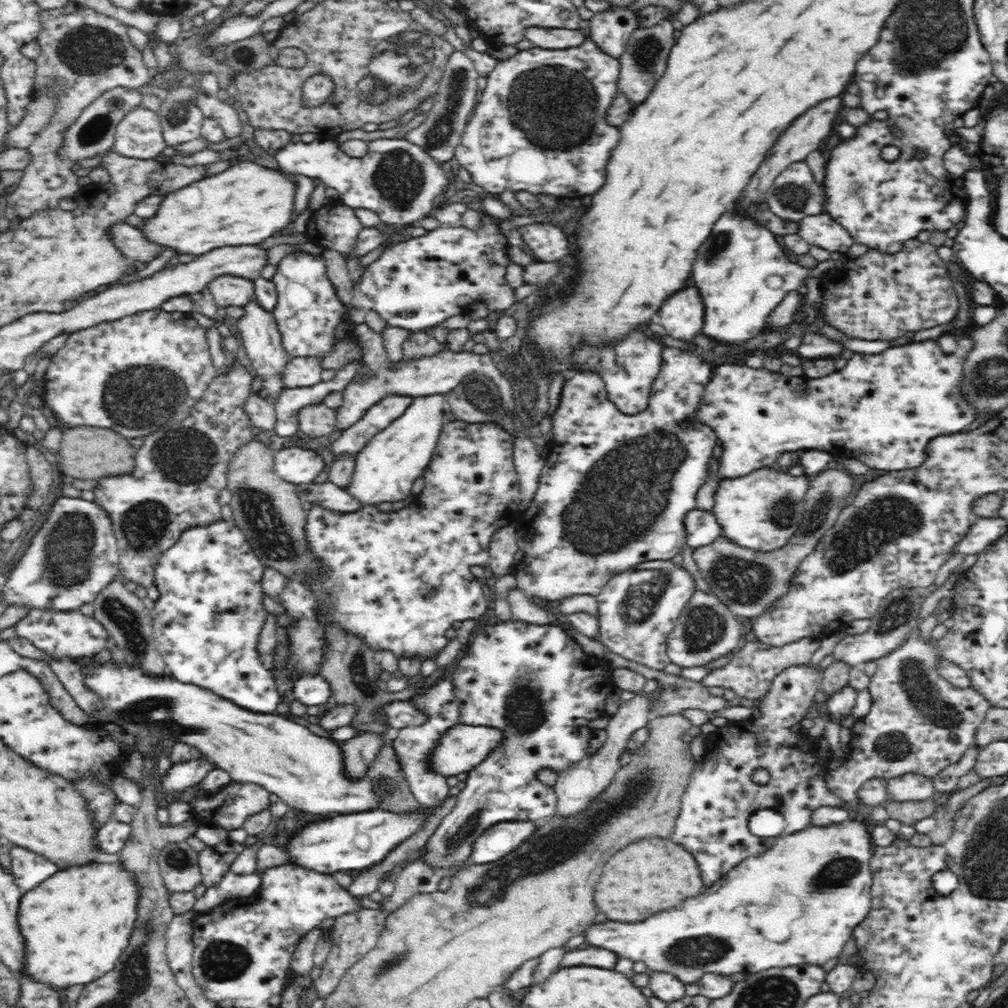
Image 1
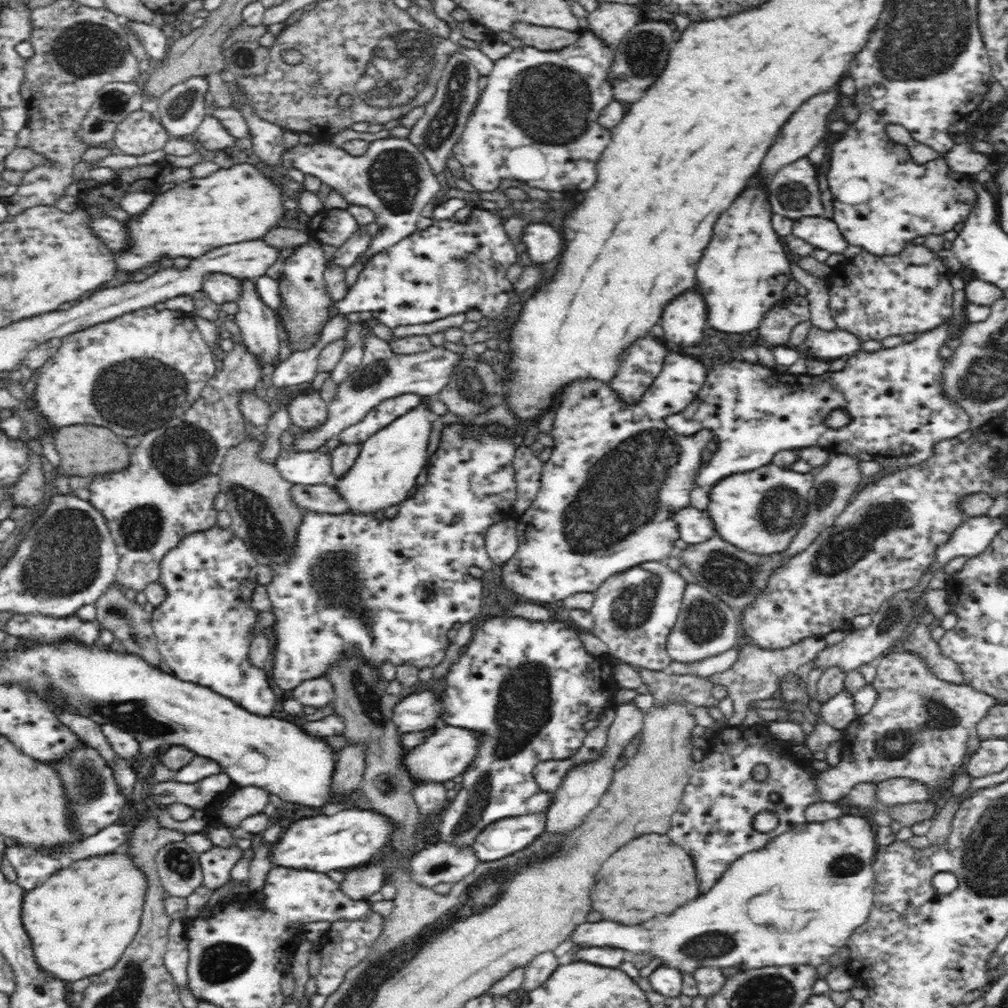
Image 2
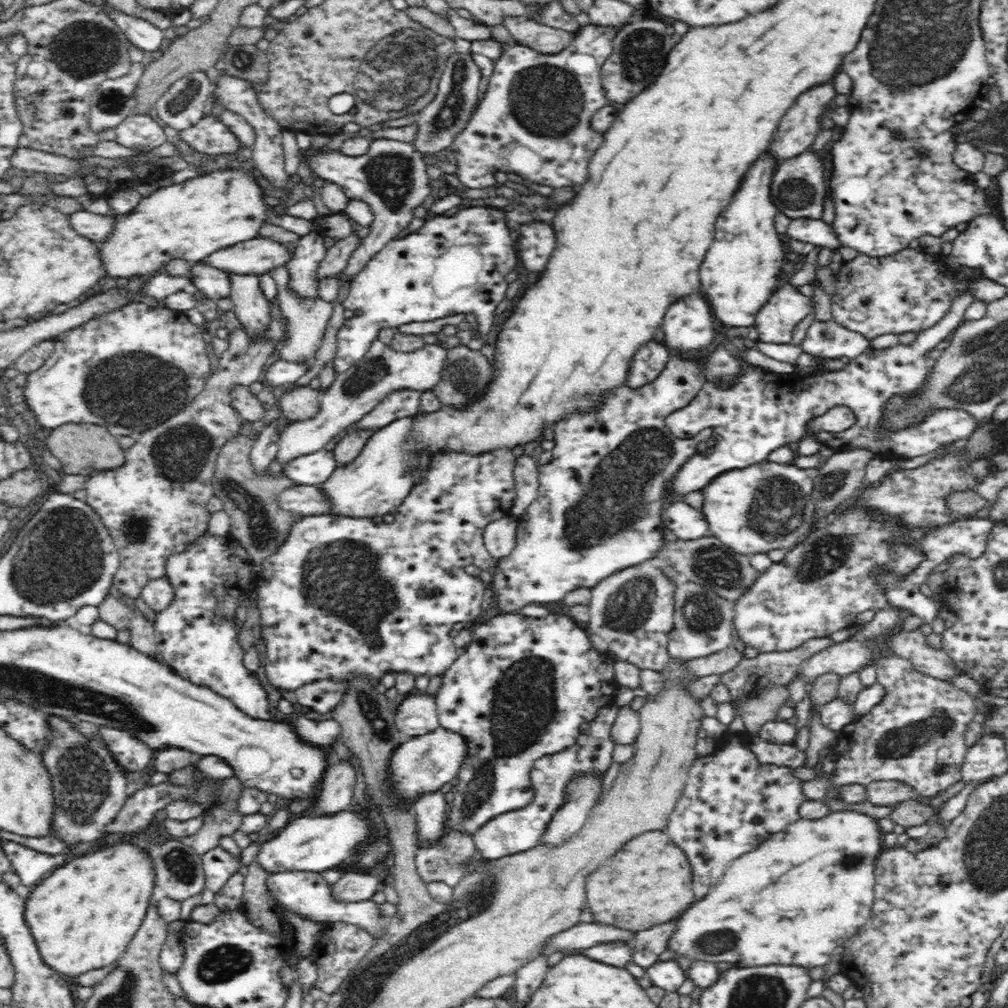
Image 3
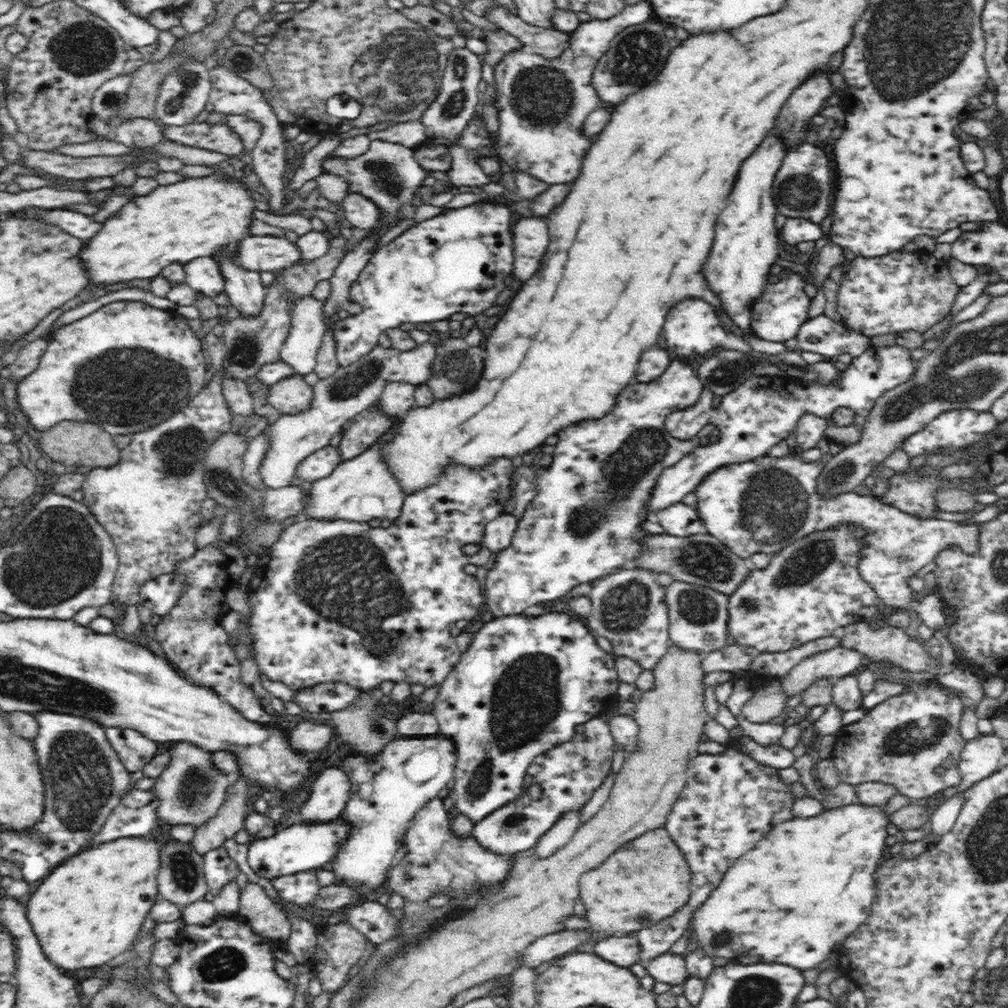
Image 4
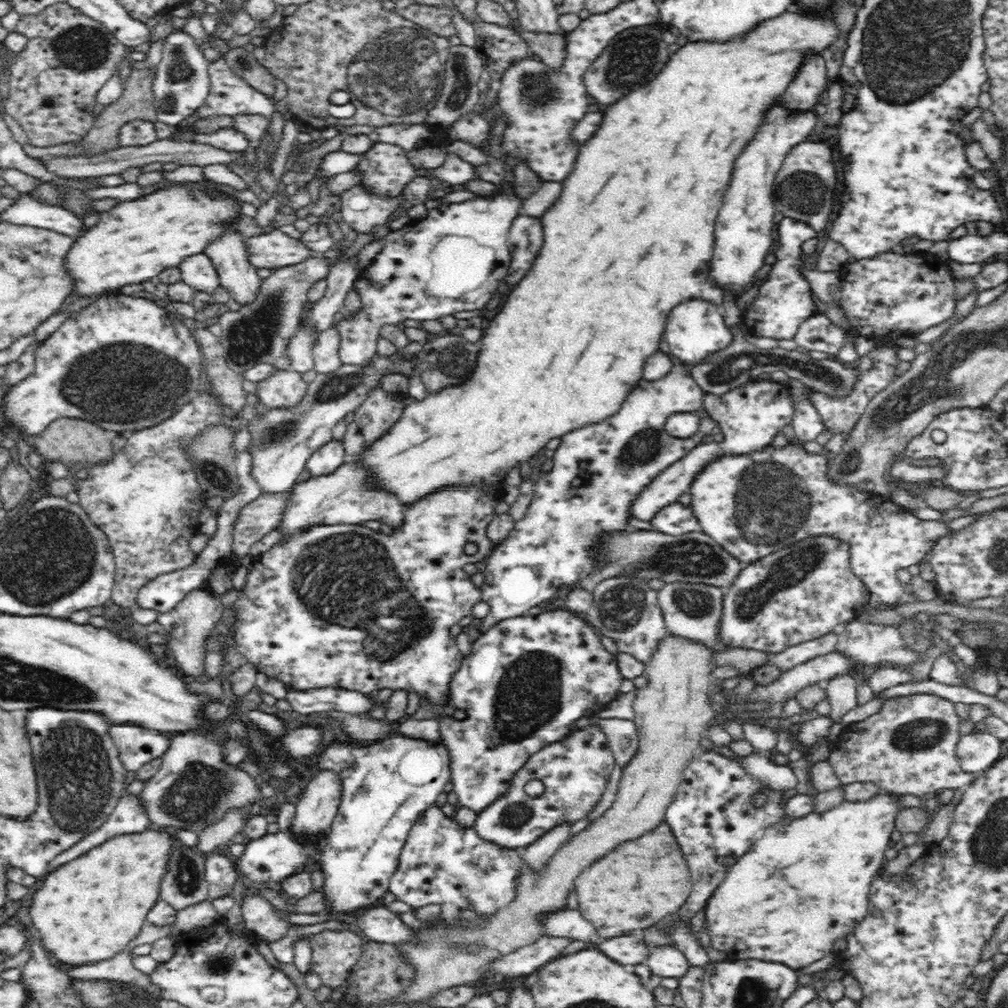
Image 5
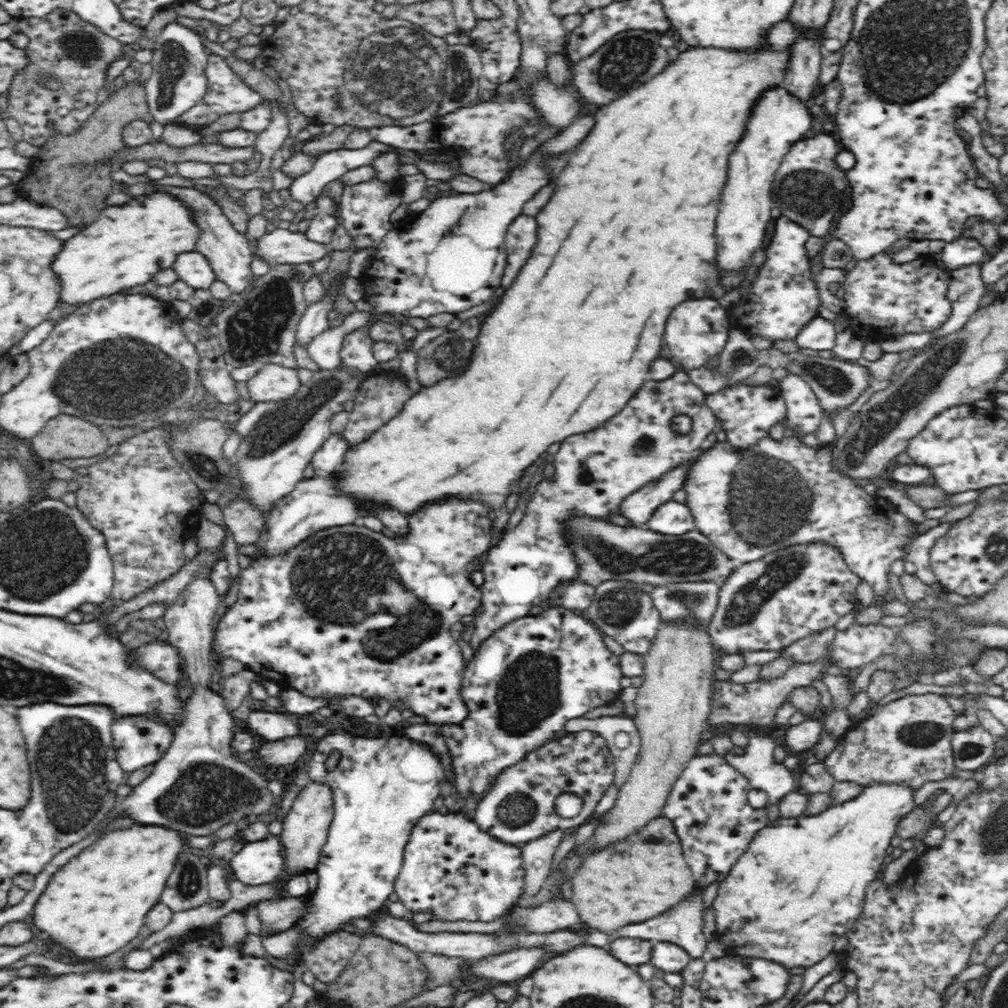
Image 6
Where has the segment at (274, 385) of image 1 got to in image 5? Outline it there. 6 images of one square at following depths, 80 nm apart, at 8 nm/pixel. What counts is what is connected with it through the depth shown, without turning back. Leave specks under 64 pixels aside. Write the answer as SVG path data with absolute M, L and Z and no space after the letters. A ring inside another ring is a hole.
M229 229L202 250L211 258L220 284L240 304L252 302L260 290L261 277L250 263L248 243L242 234Z

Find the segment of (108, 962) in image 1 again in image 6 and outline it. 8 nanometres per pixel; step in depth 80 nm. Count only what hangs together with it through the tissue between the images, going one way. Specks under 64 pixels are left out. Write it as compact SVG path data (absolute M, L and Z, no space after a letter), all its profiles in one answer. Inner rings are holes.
M132 826L122 830L110 830L98 838L92 846L84 848L68 866L62 866L51 876L48 888L37 898L31 916L38 930L46 932L60 948L80 960L92 960L108 956L138 936L138 930L144 926L148 910L158 904L160 894L166 886L168 876L174 870L174 864L182 852L184 840L178 832L162 826Z

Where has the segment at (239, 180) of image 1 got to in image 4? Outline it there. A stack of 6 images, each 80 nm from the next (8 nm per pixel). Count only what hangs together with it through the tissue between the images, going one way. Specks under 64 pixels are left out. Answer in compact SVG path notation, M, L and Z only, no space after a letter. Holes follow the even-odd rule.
M218 176L190 177L178 184L159 185L143 196L134 196L122 209L112 214L102 224L102 229L84 244L84 266L92 274L92 285L108 286L133 280L154 279L162 270L173 264L184 265L195 258L212 257L216 249L225 245L238 244L244 237L250 236L254 202L246 188L238 182L226 182Z

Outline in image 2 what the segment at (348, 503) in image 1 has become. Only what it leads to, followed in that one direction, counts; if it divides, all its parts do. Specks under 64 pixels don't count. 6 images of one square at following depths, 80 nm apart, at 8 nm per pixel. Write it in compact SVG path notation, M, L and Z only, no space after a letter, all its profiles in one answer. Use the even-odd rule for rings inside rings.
M294 484L290 499L302 510L316 511L318 514L342 514L348 510L346 501L336 494L332 484Z

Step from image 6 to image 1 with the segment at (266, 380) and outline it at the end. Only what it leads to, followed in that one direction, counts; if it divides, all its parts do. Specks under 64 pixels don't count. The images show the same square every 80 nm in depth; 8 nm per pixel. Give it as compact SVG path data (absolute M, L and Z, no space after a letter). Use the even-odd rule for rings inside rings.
M324 403L304 406L300 410L300 429L310 438L330 438L338 432L338 417L336 411Z

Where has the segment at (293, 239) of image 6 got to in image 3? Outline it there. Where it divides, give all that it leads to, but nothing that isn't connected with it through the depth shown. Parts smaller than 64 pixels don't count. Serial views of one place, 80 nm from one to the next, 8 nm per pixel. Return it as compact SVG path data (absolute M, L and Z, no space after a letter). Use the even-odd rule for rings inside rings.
M263 237L217 250L204 260L208 265L236 275L262 275L281 271L292 260L292 247Z

